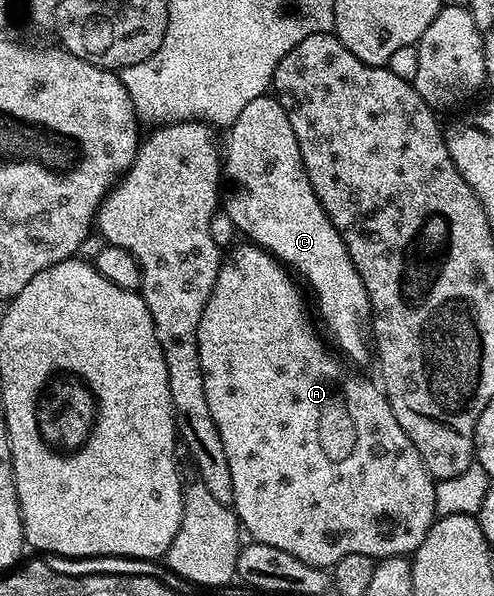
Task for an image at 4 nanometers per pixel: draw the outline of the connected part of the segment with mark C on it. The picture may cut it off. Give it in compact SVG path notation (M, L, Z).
M266 94L254 98L242 110L228 132L229 145L223 148L223 211L229 215L238 233L248 243L256 244L258 248L264 248L266 252L271 253L276 260L296 273L303 284L305 279L304 287L306 289L309 287L313 291L313 300L317 303L316 319L319 324L321 319L320 327L323 332L325 327L324 335L328 337L331 344L333 339L332 347L350 365L351 363L365 364L368 360L370 363L369 295L363 286L363 278L359 278L359 270L355 270L355 262L351 262L348 246L343 242L339 230L335 230L333 220L327 214L327 210L323 210L311 186L309 175L303 166L303 158L299 154L299 142L295 138L295 130L291 130L291 118L287 118L276 95Z

